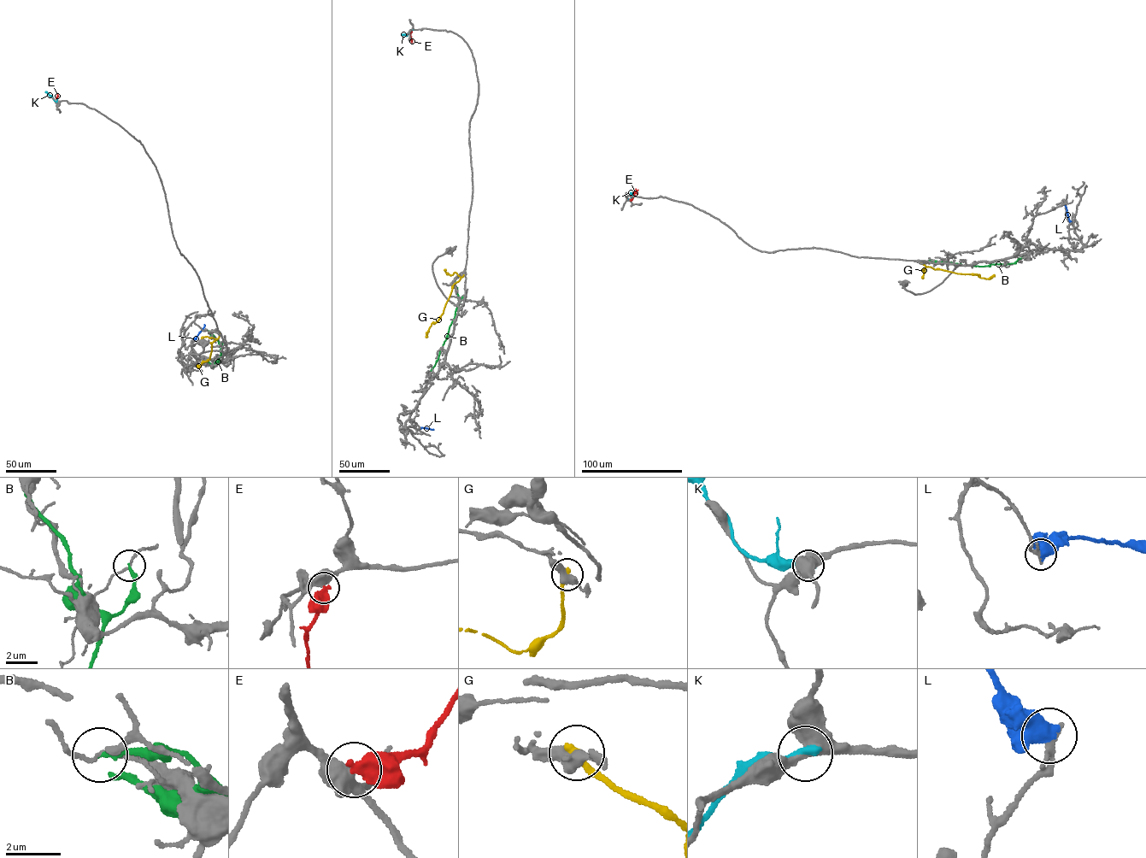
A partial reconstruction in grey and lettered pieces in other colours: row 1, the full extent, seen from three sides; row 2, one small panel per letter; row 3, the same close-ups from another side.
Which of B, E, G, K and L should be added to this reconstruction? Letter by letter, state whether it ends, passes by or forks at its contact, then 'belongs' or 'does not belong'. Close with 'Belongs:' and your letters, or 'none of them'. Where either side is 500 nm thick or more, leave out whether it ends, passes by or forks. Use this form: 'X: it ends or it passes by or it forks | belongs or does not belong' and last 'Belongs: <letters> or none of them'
B: it ends | does not belong
E: does not belong
G: it ends | does not belong
K: it ends | does not belong
L: does not belong
Belongs: none of them

